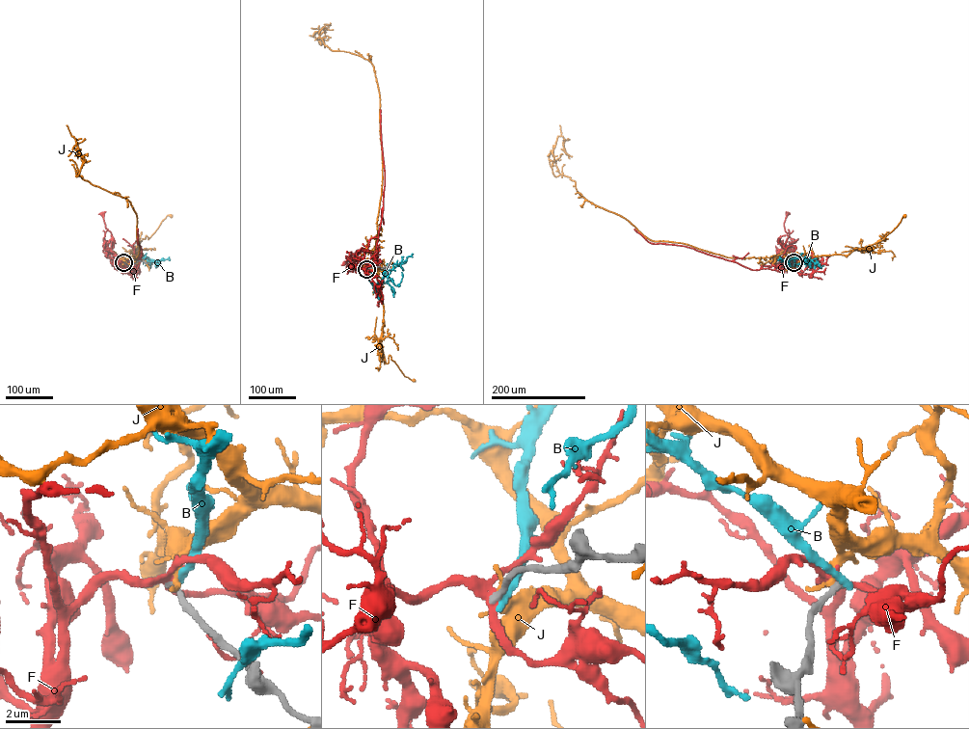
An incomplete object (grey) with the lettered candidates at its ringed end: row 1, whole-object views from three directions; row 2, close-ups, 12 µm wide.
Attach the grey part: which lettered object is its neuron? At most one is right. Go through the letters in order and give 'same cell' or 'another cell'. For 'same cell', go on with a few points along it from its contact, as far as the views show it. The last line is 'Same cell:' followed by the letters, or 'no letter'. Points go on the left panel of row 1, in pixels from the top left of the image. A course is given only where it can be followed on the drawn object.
B: another cell
F: another cell
J: another cell
Same cell: no letter

